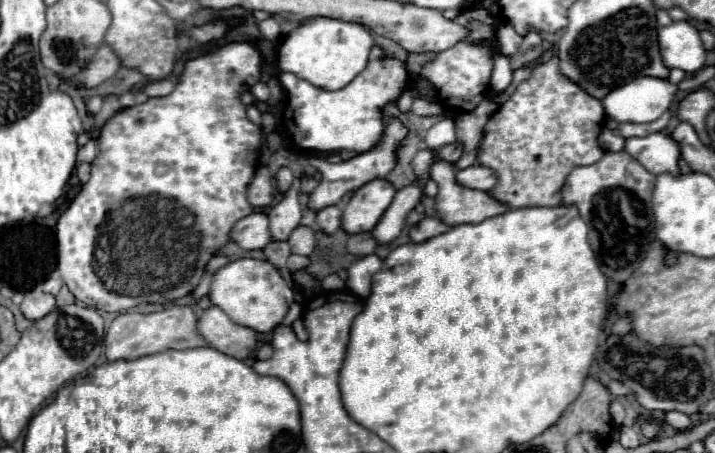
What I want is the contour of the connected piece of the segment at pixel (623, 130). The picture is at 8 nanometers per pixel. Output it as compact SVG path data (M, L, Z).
M664 112L658 120L654 122L646 122L646 124L636 124L636 122L620 122L618 124L618 130L624 138L630 138L630 136L648 136L648 134L654 134L654 132L660 132L666 128L670 120L670 112Z

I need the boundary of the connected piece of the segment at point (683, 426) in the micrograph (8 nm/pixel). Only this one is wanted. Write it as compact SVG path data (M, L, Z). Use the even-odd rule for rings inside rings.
M670 412L670 414L666 414L666 416L664 416L664 422L670 424L672 428L680 430L680 432L682 432L682 430L688 430L690 424L692 424L690 416L686 416L686 414L682 414L682 412Z

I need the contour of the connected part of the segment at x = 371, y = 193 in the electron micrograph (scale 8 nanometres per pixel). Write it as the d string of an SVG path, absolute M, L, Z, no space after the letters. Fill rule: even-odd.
M384 178L366 182L354 192L350 202L346 204L342 214L342 228L348 234L370 232L394 200L394 194L394 186Z

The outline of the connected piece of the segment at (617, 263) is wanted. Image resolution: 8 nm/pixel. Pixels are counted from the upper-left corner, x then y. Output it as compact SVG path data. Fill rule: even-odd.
M624 150L606 152L598 162L574 168L562 188L562 202L574 204L590 232L590 244L600 260L606 278L614 282L628 280L646 258L654 242L654 216L652 216L652 190L656 176L646 172Z

